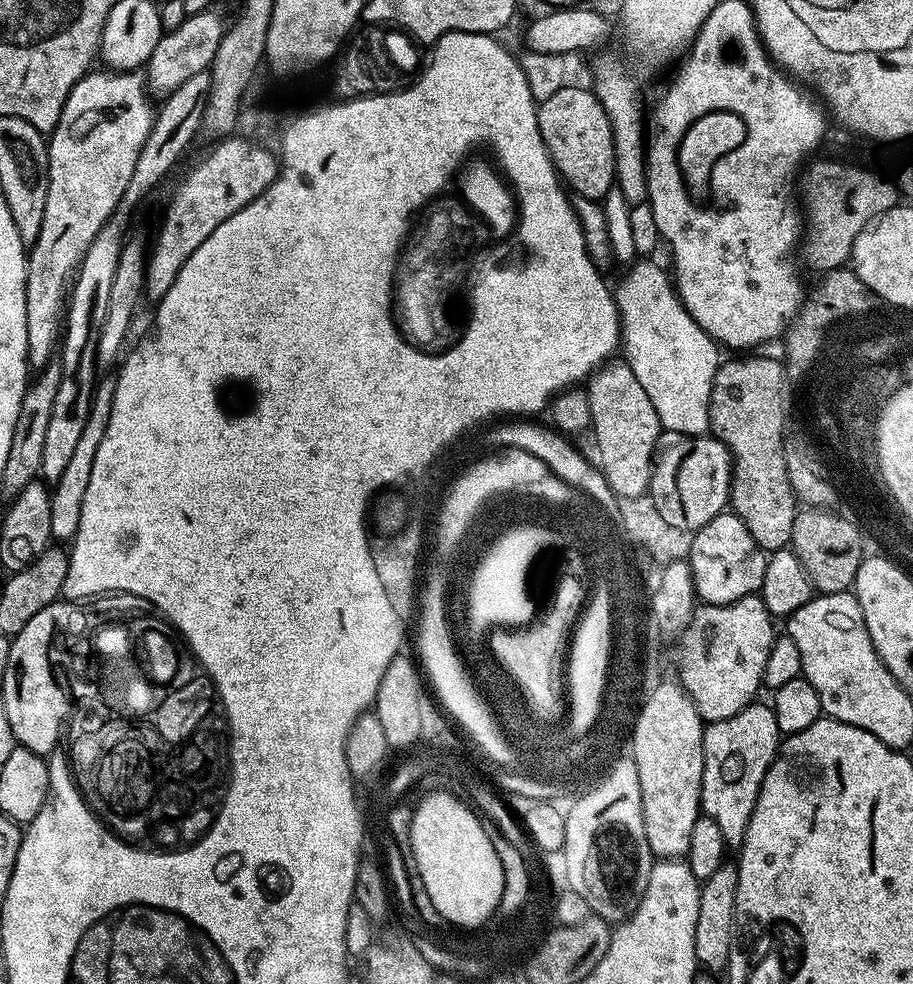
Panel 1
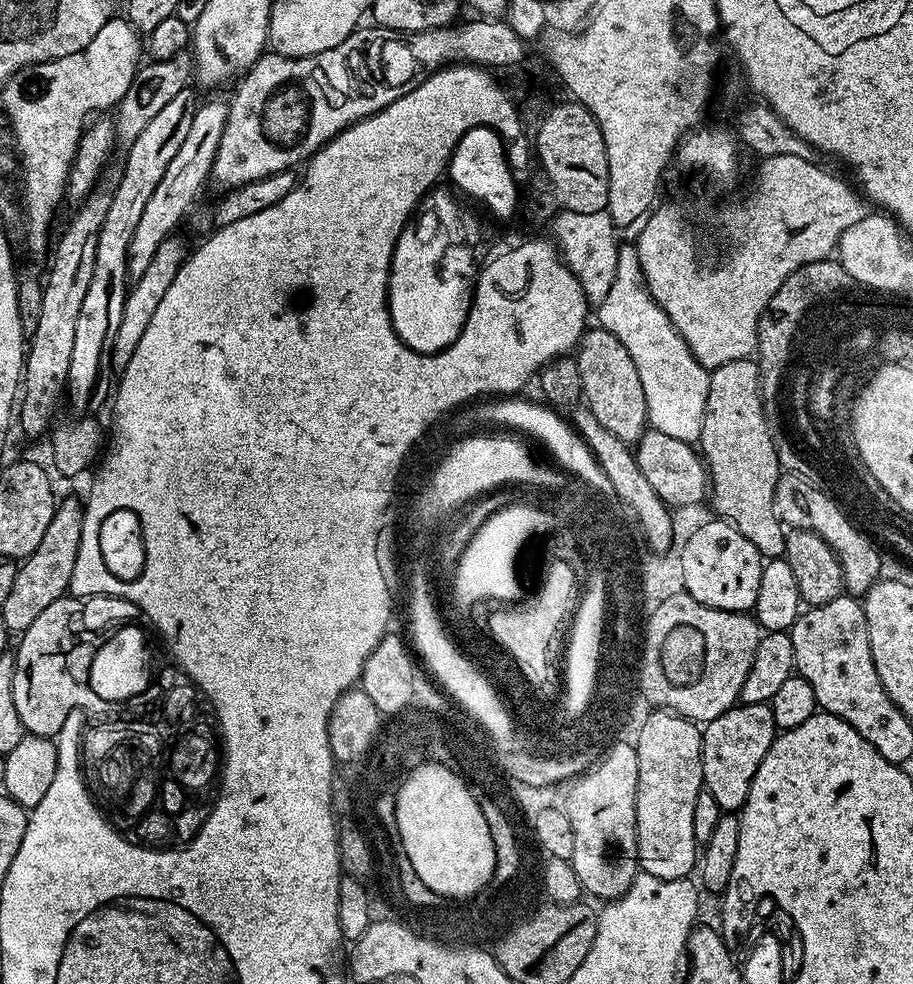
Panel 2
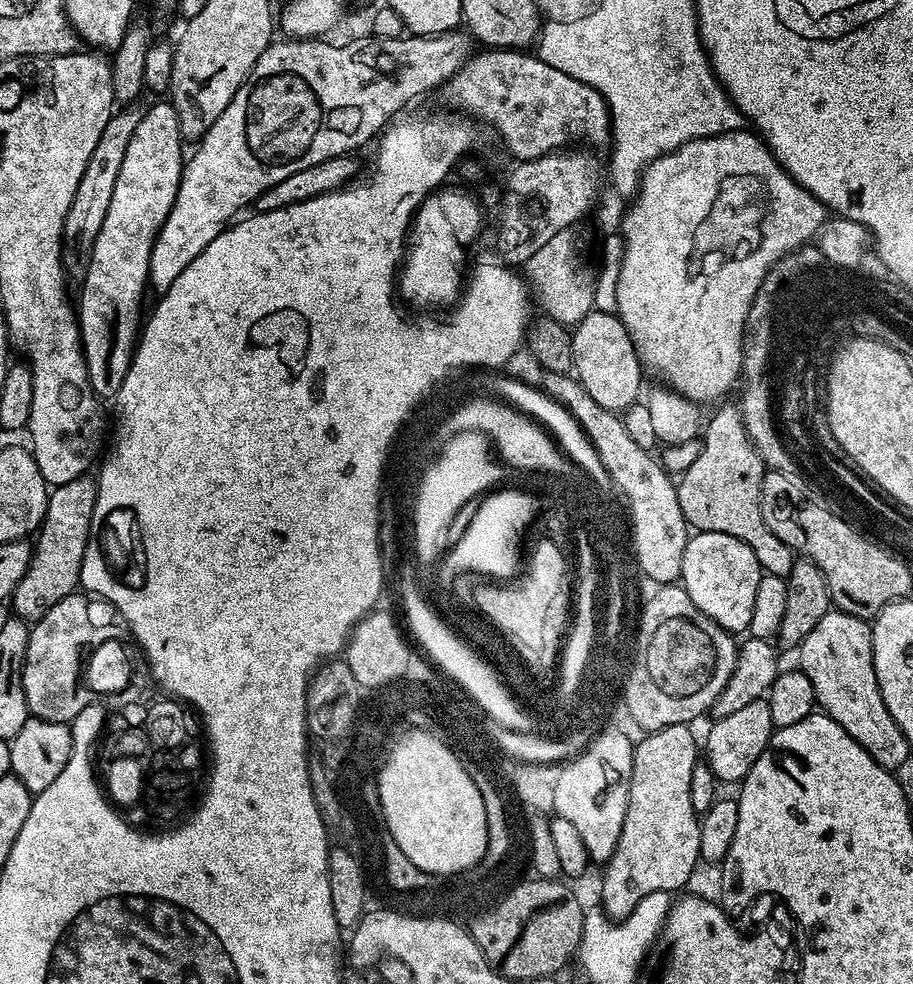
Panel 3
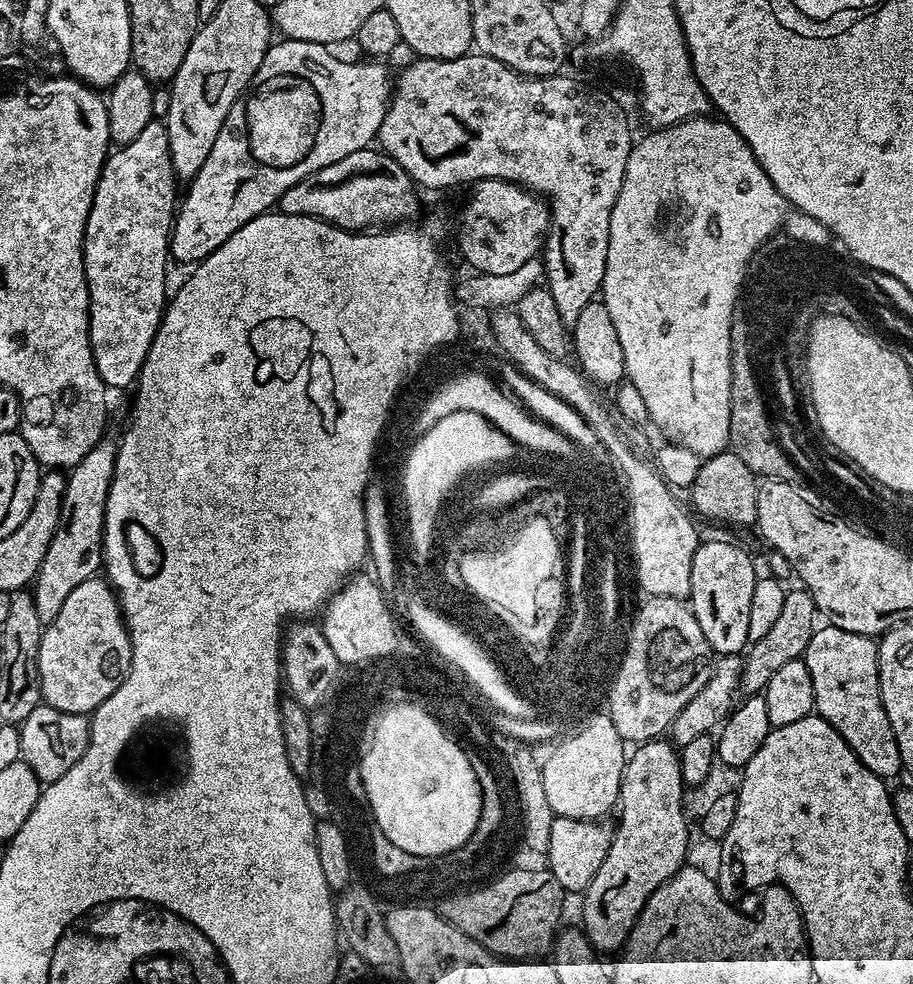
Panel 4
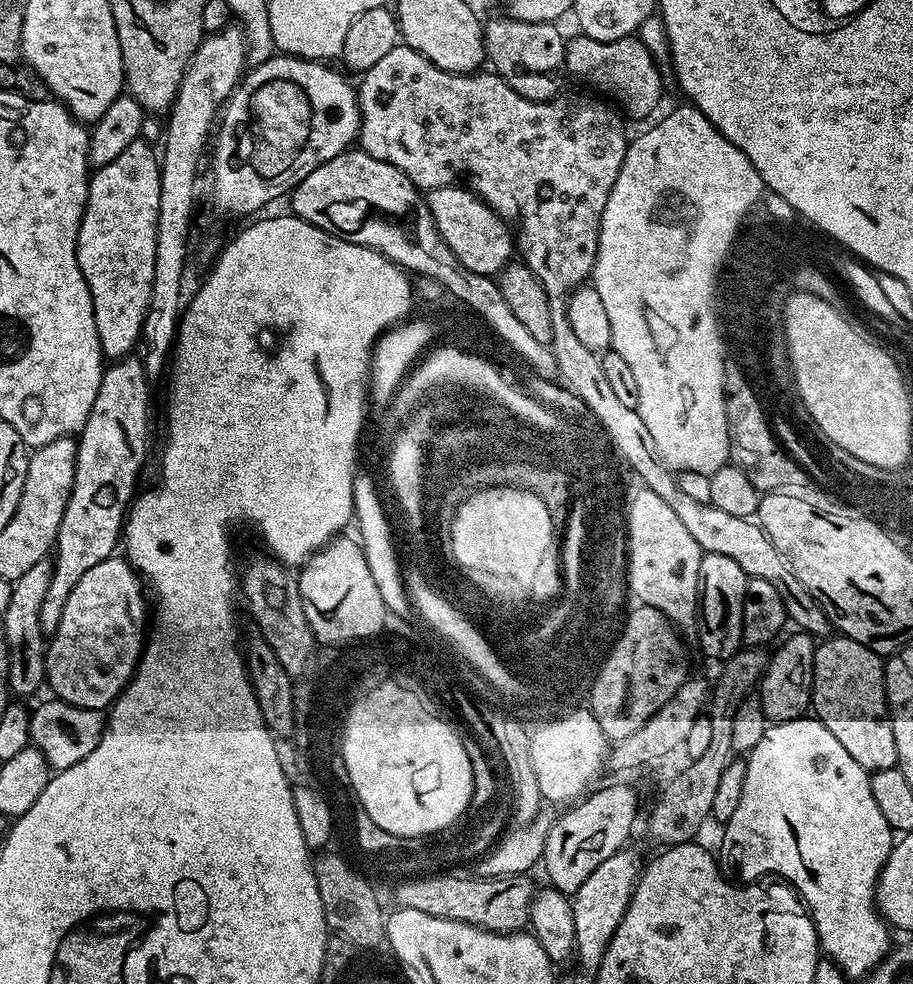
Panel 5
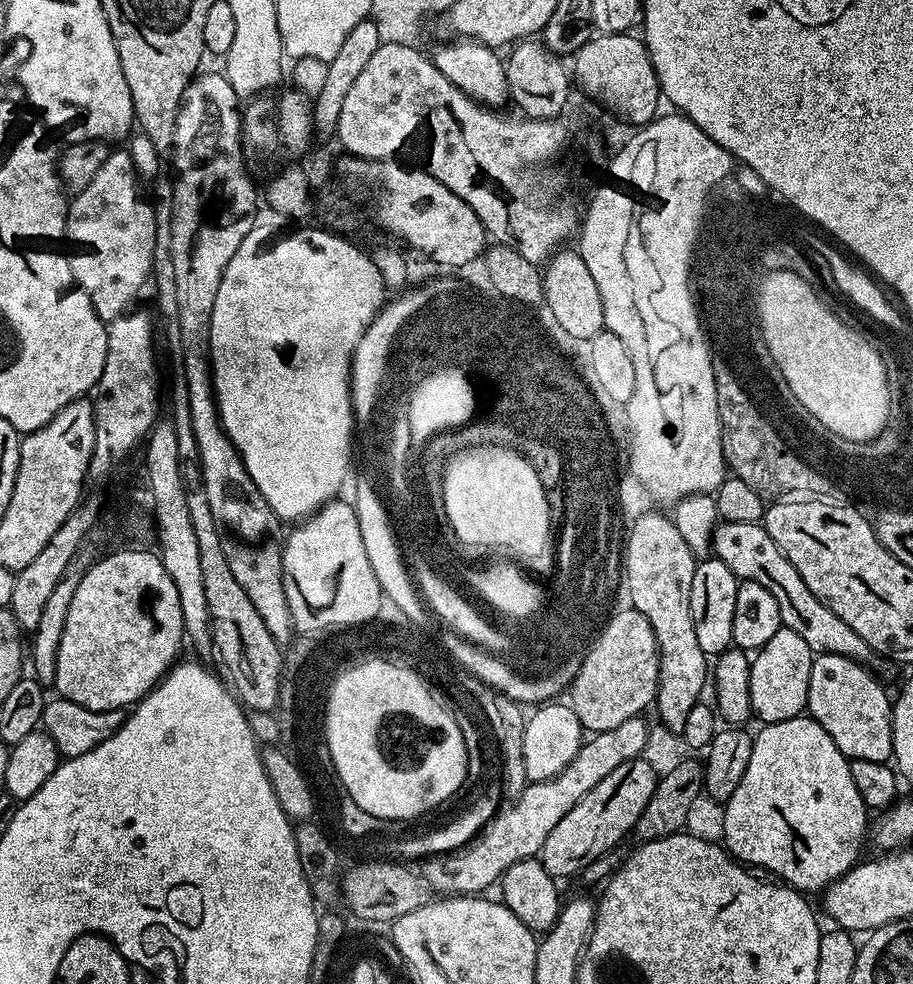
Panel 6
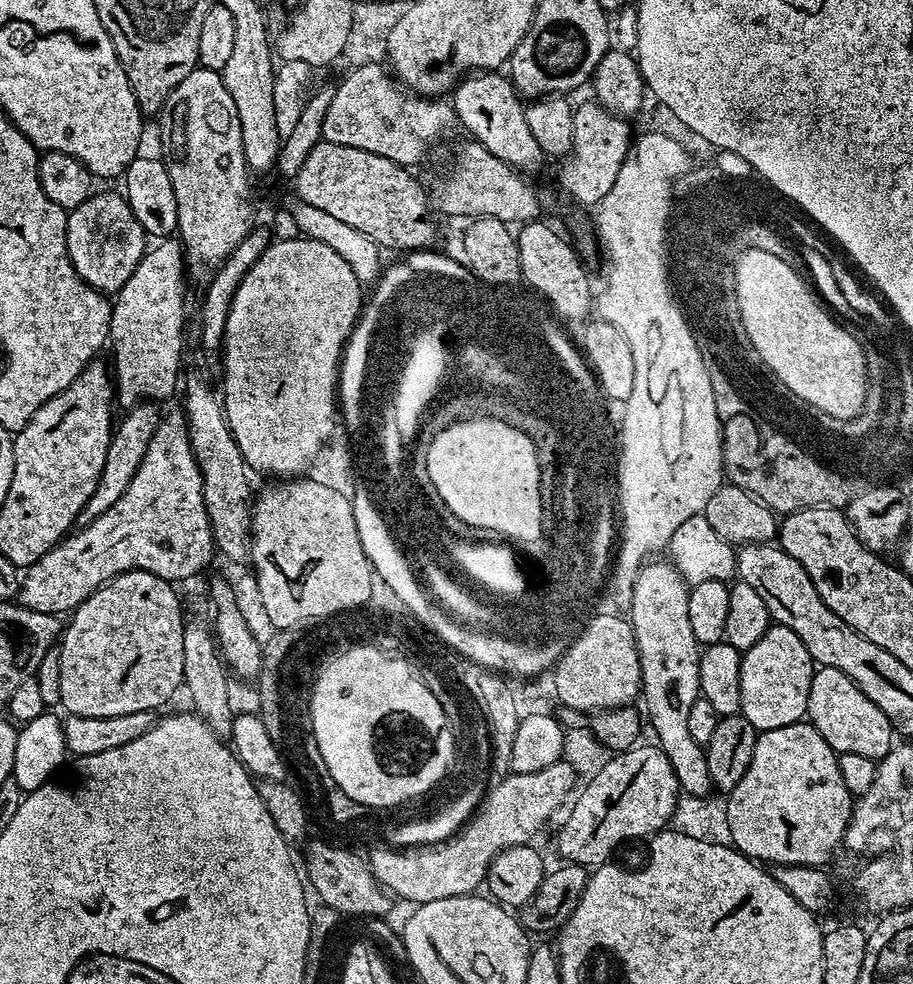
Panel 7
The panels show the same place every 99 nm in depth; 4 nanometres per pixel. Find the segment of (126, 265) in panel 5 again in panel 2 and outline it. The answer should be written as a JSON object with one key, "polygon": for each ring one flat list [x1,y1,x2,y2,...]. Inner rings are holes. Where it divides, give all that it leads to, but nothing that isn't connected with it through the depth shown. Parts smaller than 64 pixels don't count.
{"polygon":[[191,87,183,88,166,107,148,123,146,130,134,138,126,150,128,156,122,163,120,181,112,195,110,210,106,214,106,223,102,225,102,234,98,234,98,258,94,258,94,278,90,281,90,290,86,290,86,299,78,314,78,327,74,333,74,352,70,359,69,378,66,396,72,399,73,413,96,414,104,403,109,403,114,388,114,375,106,357,112,349,114,334,118,334,118,322,122,322,122,306,128,297,130,277,128,274,128,251,130,238,134,238,134,229,142,218,142,210,154,194,154,186,162,182,166,166,170,166,174,154,182,147,182,142,194,122,198,99]]}

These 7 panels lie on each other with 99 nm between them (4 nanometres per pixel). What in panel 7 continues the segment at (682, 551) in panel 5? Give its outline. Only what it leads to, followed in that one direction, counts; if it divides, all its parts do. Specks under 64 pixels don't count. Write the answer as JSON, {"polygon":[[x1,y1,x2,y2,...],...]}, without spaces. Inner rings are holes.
{"polygon":[[667,559,655,560,645,563,630,589,630,623,640,659,640,690,645,708,643,711,646,713,647,723,648,720,652,723,652,732,656,735,655,743,666,754,666,758,670,758,670,766,678,778,681,793,686,796,707,796,713,791,714,785,706,766,705,745,694,742,694,737,690,735,690,722,686,719,690,715,690,706,694,706,696,699,701,696,698,662,702,648,696,643,694,629,690,627,689,585,684,583,678,570]]}

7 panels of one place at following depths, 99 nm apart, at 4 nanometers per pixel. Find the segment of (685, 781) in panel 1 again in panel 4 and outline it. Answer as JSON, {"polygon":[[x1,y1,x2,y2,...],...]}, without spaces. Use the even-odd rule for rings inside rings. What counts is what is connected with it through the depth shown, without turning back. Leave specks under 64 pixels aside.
{"polygon":[[657,738,645,740,631,749,624,762,620,783,620,821,614,824,612,844,602,866,598,866,598,874,594,874,590,886,582,893,582,931,597,952,619,953,650,894,685,867,690,831,684,817,684,792,686,785,677,745]]}

